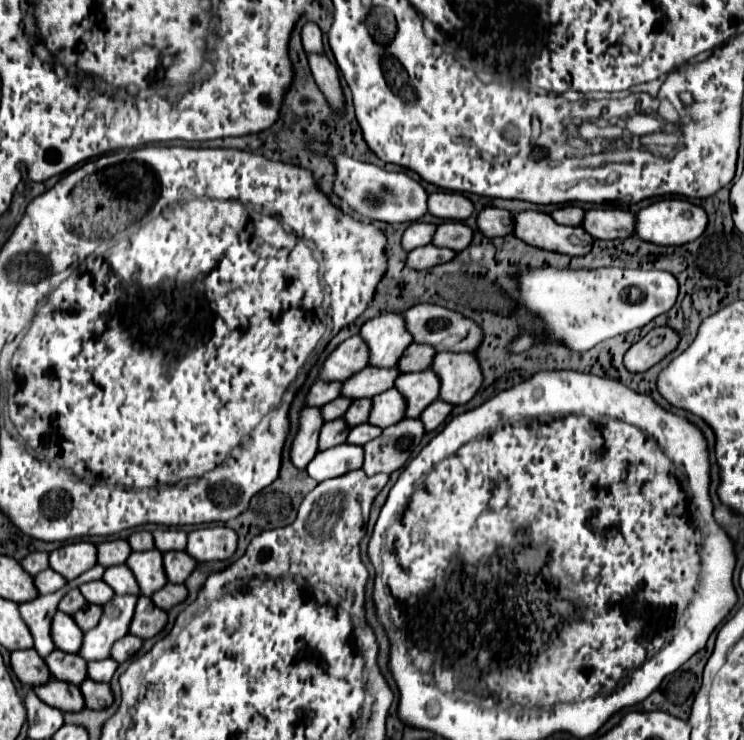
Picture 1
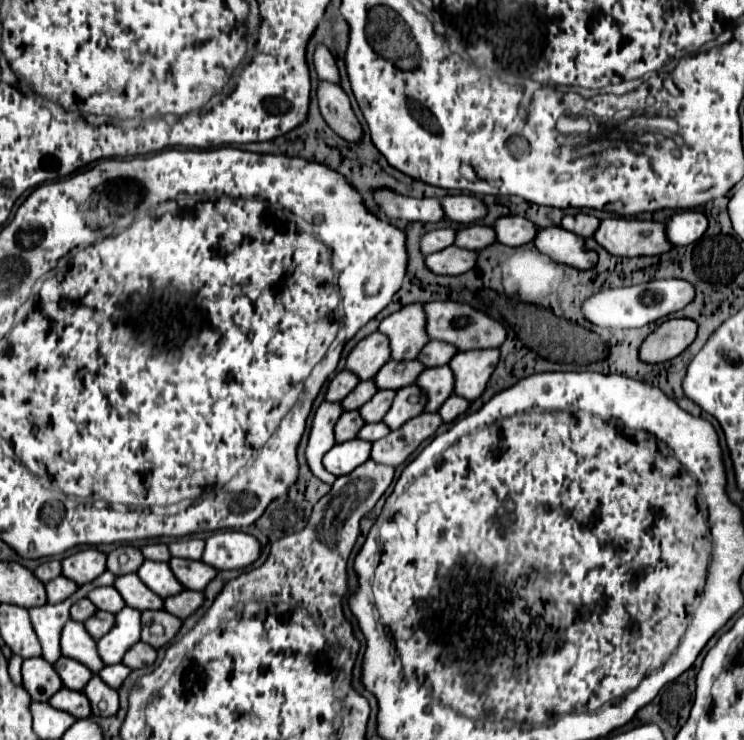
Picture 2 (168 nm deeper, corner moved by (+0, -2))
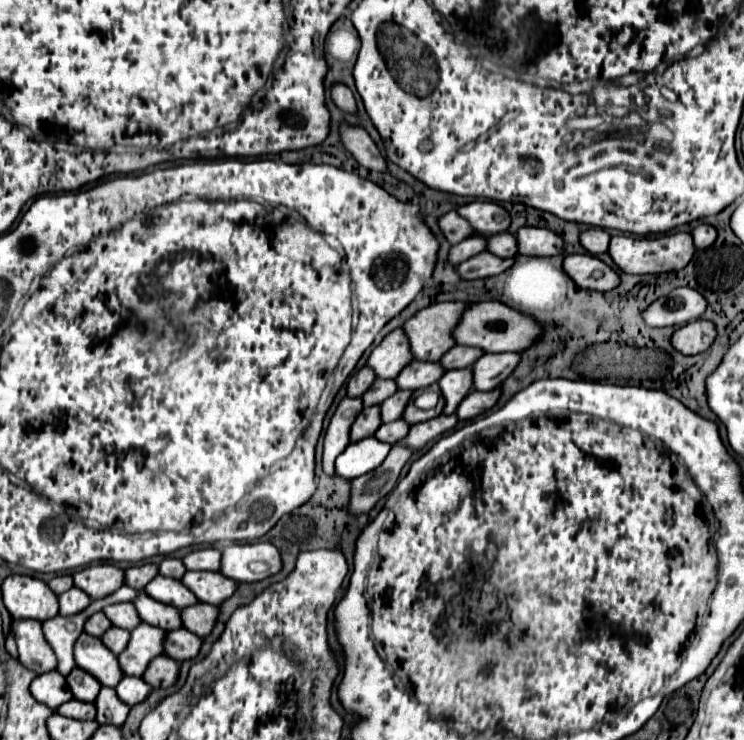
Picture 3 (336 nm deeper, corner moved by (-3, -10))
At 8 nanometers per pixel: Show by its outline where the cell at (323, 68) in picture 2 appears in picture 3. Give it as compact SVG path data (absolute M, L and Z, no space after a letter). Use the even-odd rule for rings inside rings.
M334 84L334 88L332 88L332 100L334 100L334 104L336 104L342 112L346 112L346 114L358 114L356 100L354 100L354 96L352 96L352 92L350 92L348 86L344 86L344 84Z

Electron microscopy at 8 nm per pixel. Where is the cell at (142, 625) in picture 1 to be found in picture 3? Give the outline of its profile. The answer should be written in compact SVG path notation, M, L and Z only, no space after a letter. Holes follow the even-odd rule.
M186 628L166 632L166 642L164 642L166 656L170 656L178 662L196 658L200 648L202 648L202 638L196 634L190 634Z

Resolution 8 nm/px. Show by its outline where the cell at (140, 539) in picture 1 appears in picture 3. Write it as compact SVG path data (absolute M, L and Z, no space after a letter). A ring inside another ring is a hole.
M164 558L160 562L160 574L162 576L170 576L170 578L176 578L176 580L182 580L184 572L186 572L186 566L178 558Z

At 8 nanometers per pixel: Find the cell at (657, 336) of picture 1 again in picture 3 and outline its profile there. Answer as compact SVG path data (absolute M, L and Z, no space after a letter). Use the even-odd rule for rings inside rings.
M696 320L696 322L690 322L686 326L682 326L680 330L674 332L672 336L672 346L690 356L690 354L700 354L704 350L708 350L712 346L716 338L716 326L714 322L710 320Z

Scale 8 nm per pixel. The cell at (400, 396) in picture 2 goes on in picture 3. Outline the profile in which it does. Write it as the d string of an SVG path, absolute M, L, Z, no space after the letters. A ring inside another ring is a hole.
M440 394L440 400L438 400L436 408L432 408L432 410L420 410L420 408L414 406L414 400L410 400L410 404L406 406L402 418L404 418L408 424L418 424L418 422L424 422L424 420L430 420L430 418L440 416L440 414L442 414L442 408L444 408L444 398L442 398L442 394Z

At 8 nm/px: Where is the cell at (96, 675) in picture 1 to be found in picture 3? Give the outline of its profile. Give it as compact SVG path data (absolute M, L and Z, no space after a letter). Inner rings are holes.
M124 676L122 682L116 686L116 692L122 702L128 706L136 706L136 702L144 702L148 694L152 692L152 686L148 686L142 678L136 676Z

